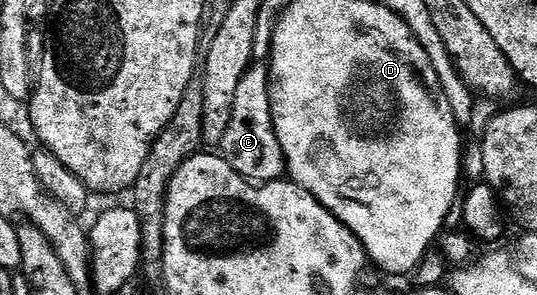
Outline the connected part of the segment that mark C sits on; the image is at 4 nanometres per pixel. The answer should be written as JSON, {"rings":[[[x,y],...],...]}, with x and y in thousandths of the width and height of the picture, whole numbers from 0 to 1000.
{"rings":[[[466,227],[451,278],[443,278],[443,319],[436,319],[436,386],[428,386],[428,431],[421,437],[421,468],[406,502],[423,556],[458,614],[510,624],[531,593],[525,495],[518,481],[507,414],[497,227]]]}

